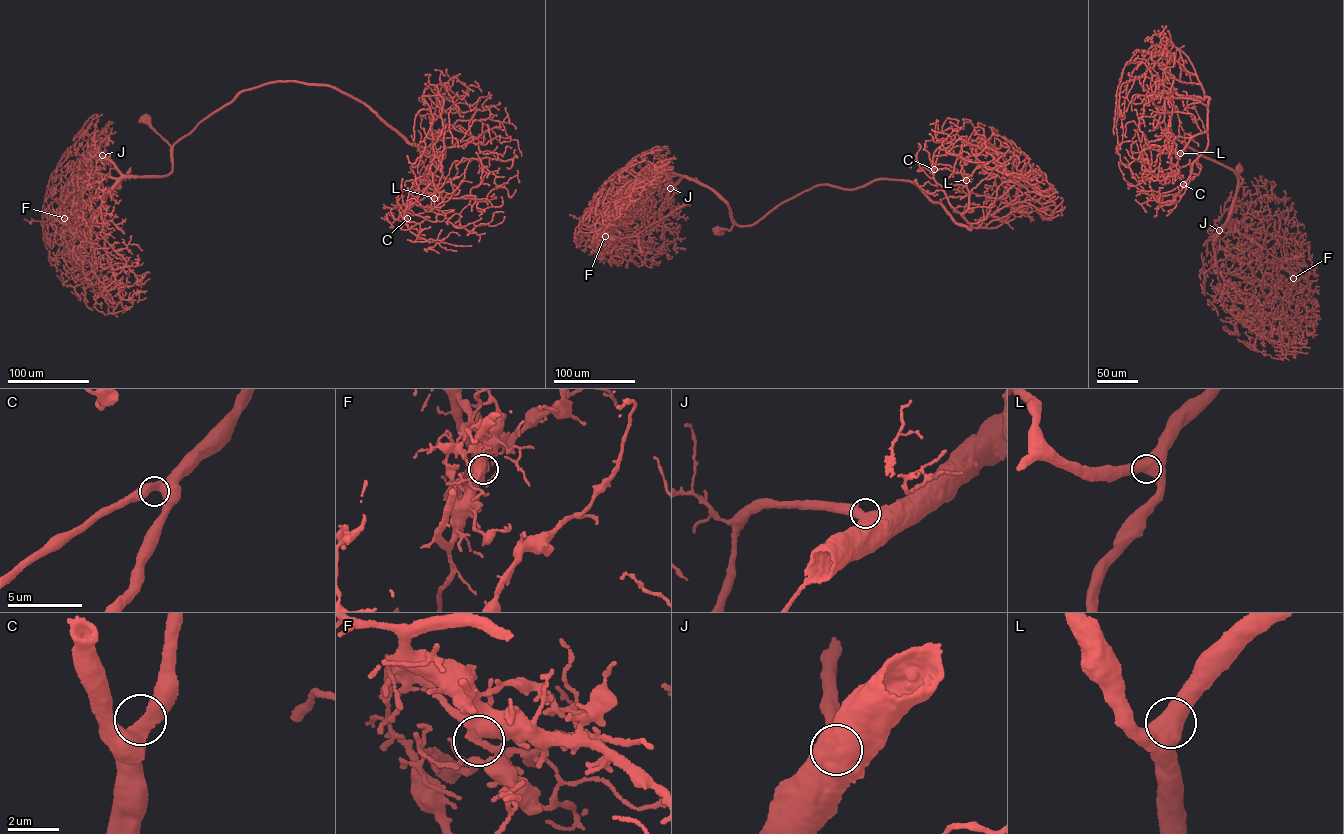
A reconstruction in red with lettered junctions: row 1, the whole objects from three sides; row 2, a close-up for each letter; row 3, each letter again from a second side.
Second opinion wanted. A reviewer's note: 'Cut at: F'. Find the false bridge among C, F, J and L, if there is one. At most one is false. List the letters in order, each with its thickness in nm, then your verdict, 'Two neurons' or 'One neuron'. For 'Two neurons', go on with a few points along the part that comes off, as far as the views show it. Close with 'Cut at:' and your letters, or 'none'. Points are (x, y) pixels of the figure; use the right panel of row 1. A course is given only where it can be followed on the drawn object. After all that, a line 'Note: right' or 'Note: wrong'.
C: Thickness 480 nm. One neuron
F: Thickness 480 nm. Two neurons. Course of the part to remove: (1293, 278), (1291, 282), (1293, 271), (1285, 261), (1243, 236)
J: Thickness 600 nm. One neuron
L: Thickness 600 nm. One neuron
Cut at: F
Note: right

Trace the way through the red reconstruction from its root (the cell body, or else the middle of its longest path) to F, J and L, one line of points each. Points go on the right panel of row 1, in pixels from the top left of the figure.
F: (1238, 167), (1242, 183), (1214, 249), (1252, 251), (1288, 270), (1293, 278)
J: (1238, 167), (1242, 183), (1232, 213), (1214, 243), (1219, 230)
L: (1238, 167), (1237, 189), (1232, 170), (1172, 133), (1152, 95), (1210, 99), (1207, 130), (1180, 153)

